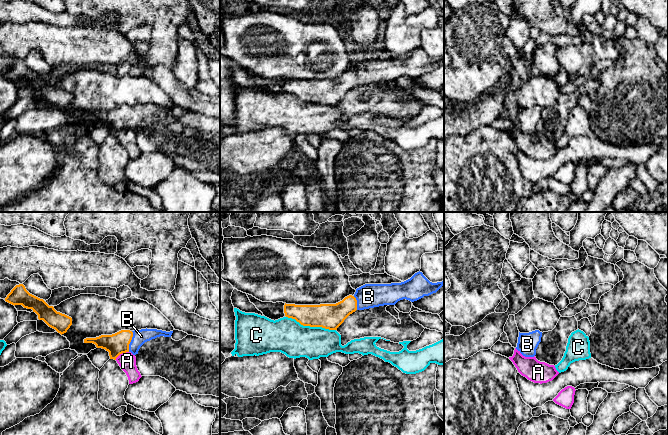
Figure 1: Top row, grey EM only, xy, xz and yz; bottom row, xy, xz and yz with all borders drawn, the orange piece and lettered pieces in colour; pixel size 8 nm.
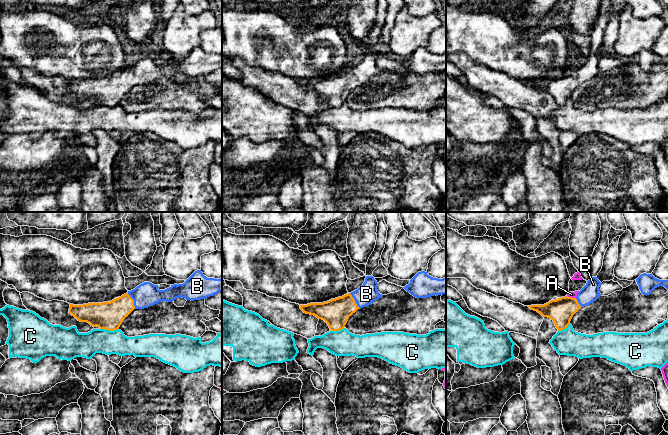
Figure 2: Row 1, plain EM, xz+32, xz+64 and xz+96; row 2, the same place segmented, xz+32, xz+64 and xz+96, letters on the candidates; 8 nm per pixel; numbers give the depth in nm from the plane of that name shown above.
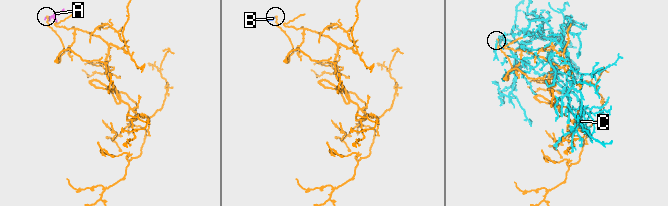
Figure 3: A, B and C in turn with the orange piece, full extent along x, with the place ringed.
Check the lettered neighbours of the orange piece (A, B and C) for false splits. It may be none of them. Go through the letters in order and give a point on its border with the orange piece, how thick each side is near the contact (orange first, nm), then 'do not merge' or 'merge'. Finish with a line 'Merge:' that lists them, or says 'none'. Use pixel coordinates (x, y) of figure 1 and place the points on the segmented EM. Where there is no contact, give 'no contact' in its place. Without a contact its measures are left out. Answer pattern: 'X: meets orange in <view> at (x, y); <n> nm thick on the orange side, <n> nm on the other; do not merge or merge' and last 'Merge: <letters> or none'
A: meets orange in xy at (121, 353); 170 nm thick on the orange side, 140 nm on the other; do not merge
B: meets orange in xy at (130, 341); 170 nm thick on the orange side, 110 nm on the other; merge
C: meets orange in xz at (311, 326); 200 nm thick on the orange side, 280 nm on the other; do not merge
Merge: B

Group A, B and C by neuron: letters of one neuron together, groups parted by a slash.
A / B / C

